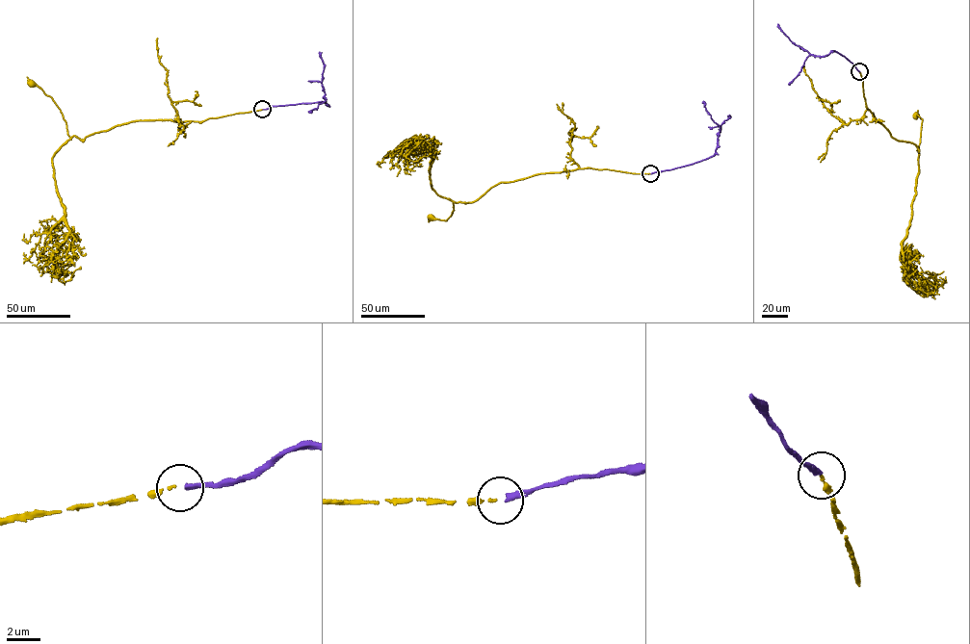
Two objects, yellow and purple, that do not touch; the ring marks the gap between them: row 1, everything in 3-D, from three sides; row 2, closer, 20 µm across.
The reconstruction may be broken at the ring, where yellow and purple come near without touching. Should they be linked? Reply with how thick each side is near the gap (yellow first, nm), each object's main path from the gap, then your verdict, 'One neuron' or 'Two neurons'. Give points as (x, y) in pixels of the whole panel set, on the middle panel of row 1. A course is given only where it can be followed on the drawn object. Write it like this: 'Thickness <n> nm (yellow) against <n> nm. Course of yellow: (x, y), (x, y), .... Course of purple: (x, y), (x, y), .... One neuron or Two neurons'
Thickness 140 nm (yellow) against 320 nm. Course of yellow: (650, 173), (589, 167), (537, 174), (499, 183), (473, 201), (454, 202), (454, 210), (446, 220), (432, 217). Course of purple: (651, 173), (714, 155), (720, 125), (728, 115). One neuron

